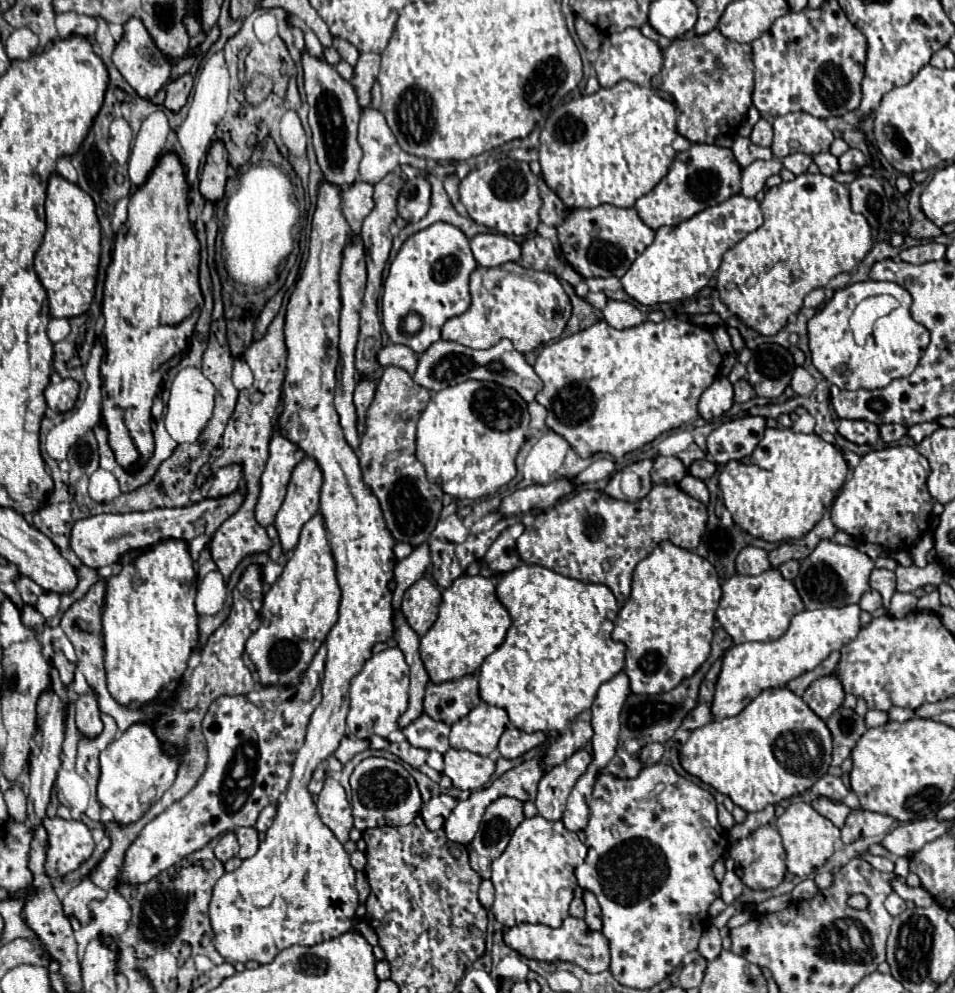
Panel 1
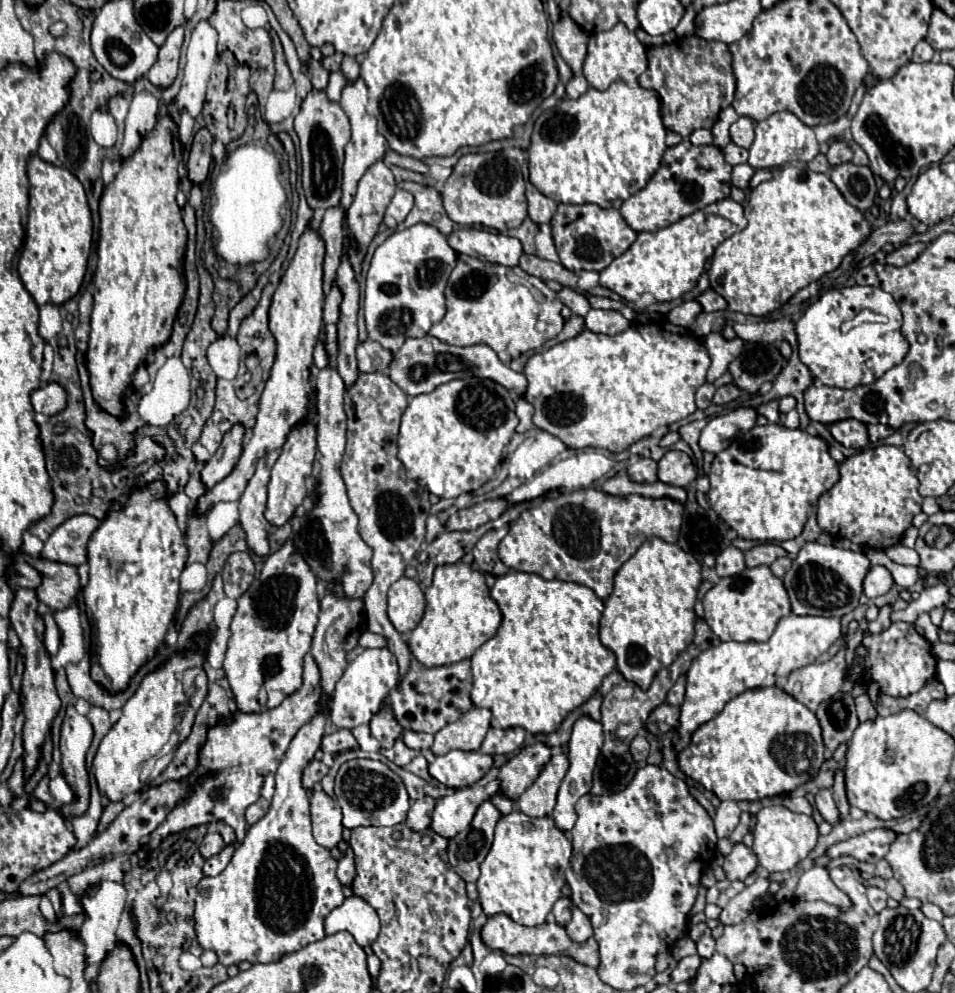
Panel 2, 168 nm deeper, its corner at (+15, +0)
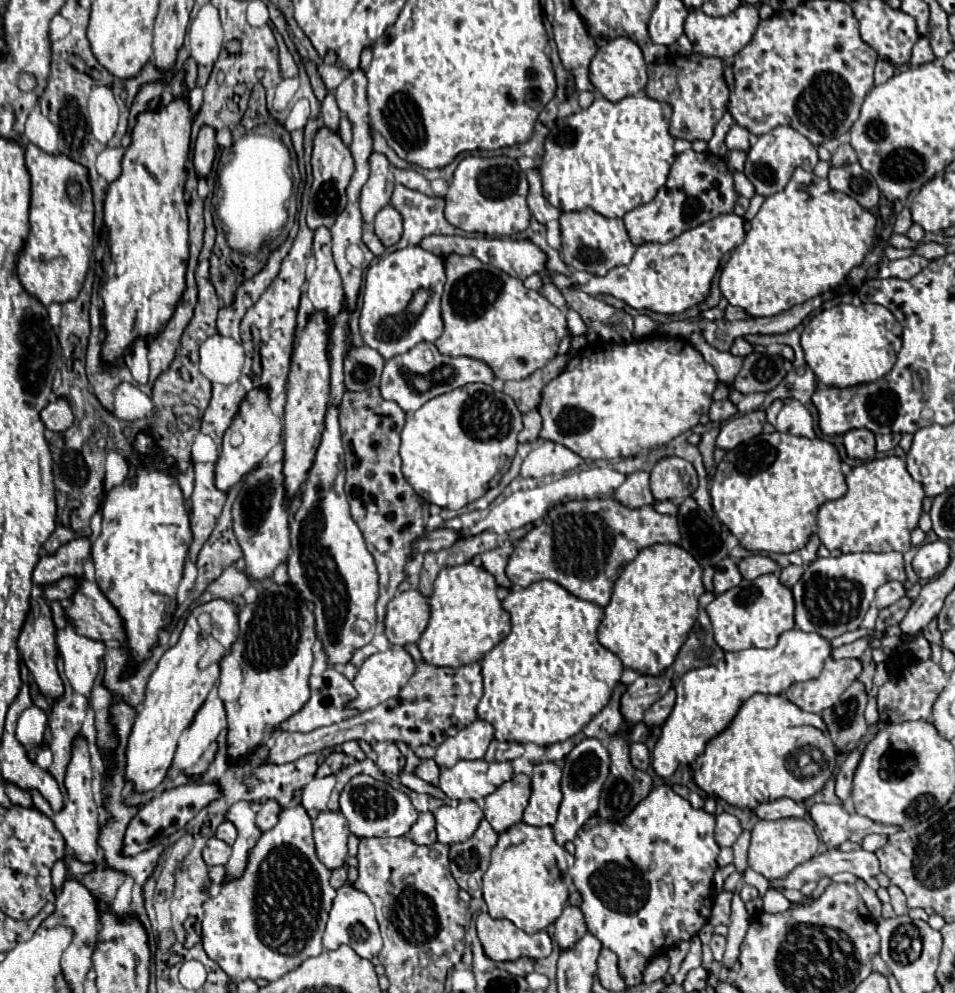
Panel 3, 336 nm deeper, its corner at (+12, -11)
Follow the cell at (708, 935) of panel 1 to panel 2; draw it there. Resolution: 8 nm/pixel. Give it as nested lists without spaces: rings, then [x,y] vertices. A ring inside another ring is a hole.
[[[702,935],[702,937],[696,941],[696,945],[698,945],[698,955],[700,955],[702,959],[708,959],[708,957],[712,957],[712,955],[716,953],[716,941],[714,941],[714,937],[710,937],[710,935]]]

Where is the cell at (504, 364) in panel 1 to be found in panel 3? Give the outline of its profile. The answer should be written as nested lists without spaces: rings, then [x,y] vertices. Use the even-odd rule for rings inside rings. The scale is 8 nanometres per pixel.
[[[419,342],[407,354],[395,356],[395,358],[385,362],[379,390],[381,390],[381,396],[385,400],[397,402],[405,412],[415,412],[425,402],[429,402],[431,398],[435,398],[439,394],[451,392],[451,390],[461,388],[461,386],[471,384],[471,382],[493,384],[493,380],[495,380],[495,374],[485,362],[475,360],[475,358],[465,358],[465,356],[461,356],[461,358],[445,356],[435,348],[435,344]]]

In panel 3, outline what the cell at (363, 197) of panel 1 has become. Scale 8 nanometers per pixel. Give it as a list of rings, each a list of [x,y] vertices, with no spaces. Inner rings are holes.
[[[321,226],[315,230],[315,242],[313,242],[313,254],[317,260],[317,268],[313,276],[309,278],[307,296],[313,302],[315,310],[325,314],[327,320],[327,334],[331,336],[335,318],[339,316],[343,308],[343,288],[341,278],[333,262],[333,236],[327,226]]]

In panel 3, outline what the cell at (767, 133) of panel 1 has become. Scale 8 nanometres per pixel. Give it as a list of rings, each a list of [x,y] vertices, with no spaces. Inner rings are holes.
[[[735,124],[735,126],[729,130],[729,134],[727,134],[727,138],[725,138],[725,144],[727,144],[729,150],[749,152],[749,148],[751,148],[751,144],[749,144],[749,130],[745,130],[745,128],[741,128],[739,124]]]

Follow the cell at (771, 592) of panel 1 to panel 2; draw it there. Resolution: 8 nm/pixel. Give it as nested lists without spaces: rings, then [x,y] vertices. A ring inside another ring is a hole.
[[[766,565],[720,579],[704,595],[702,603],[704,621],[720,637],[720,641],[768,641],[776,629],[776,623],[782,617],[790,615],[790,601],[784,583]]]

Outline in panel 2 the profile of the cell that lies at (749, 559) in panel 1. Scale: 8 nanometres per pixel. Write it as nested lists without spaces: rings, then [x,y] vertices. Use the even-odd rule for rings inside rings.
[[[726,547],[718,557],[716,557],[716,565],[714,565],[718,577],[730,577],[730,575],[738,575],[746,569],[744,565],[744,553],[736,547]]]

